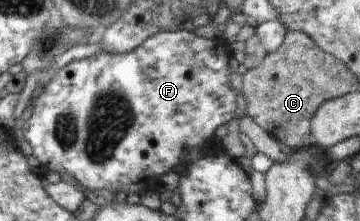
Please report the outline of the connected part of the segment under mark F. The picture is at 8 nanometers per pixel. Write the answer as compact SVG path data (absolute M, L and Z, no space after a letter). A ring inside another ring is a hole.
M188 30L178 31L161 31L150 36L141 46L134 51L125 54L112 54L108 51L102 51L92 57L73 61L65 65L43 89L43 92L34 102L32 117L27 122L22 122L20 127L24 131L24 137L32 146L32 155L38 159L42 165L46 165L51 172L68 173L72 175L78 183L81 183L86 189L95 191L97 189L110 189L110 191L122 191L126 195L137 193L142 195L151 191L164 192L161 186L160 176L169 171L180 168L179 165L187 161L190 155L196 152L198 147L203 148L205 143L210 141L210 137L215 135L214 132L221 125L226 125L228 121L235 117L236 109L236 93L231 87L229 77L233 70L228 68L228 60L230 52L226 53L226 43L222 39L213 41L199 37Z

